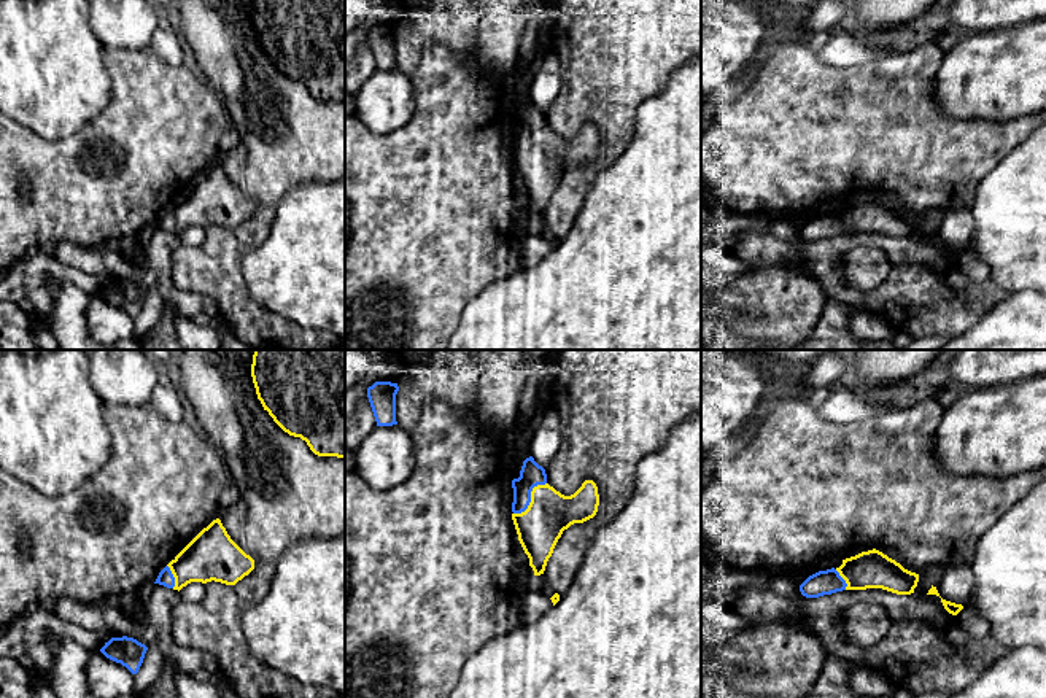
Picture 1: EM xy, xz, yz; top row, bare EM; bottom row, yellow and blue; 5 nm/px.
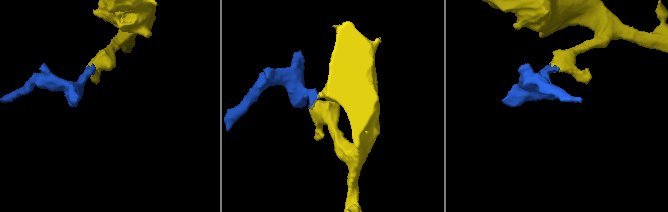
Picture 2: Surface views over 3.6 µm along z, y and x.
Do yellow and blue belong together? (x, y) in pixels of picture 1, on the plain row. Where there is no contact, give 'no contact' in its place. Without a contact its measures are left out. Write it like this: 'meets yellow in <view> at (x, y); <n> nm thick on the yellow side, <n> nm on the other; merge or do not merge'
meets yellow in xz at (531, 142); 220 nm thick on the yellow side, 120 nm on the other; merge

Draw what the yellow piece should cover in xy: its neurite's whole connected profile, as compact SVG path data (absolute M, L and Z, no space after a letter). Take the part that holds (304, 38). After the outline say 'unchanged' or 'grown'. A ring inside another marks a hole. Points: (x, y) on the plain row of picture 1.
M253 0L251 21L258 43L273 65L289 79L300 81L318 100L345 102L345 0Z; unchanged

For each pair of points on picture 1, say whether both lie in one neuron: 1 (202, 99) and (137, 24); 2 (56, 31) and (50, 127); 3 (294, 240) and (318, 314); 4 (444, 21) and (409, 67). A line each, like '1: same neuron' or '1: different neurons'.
1: different neurons
2: same neuron
3: same neuron
4: same neuron

